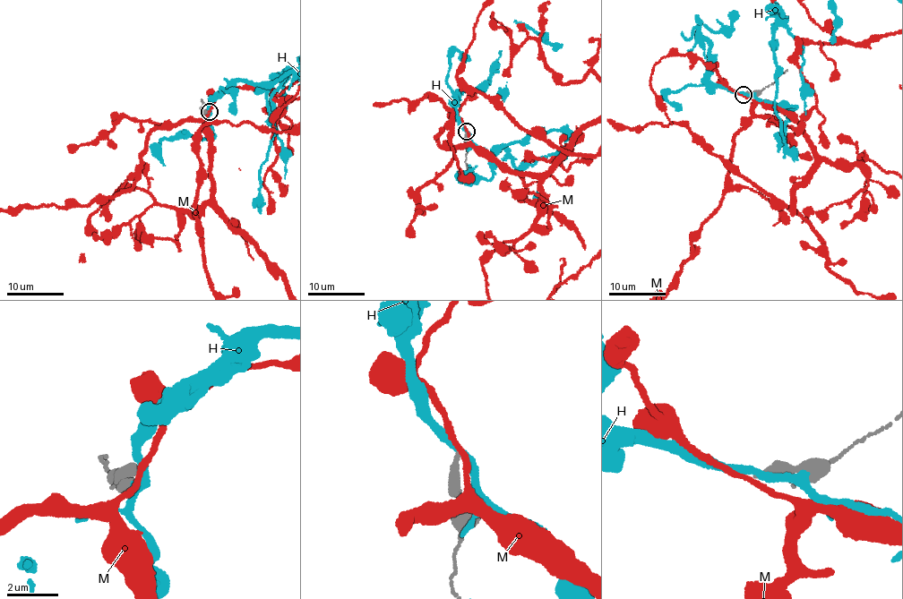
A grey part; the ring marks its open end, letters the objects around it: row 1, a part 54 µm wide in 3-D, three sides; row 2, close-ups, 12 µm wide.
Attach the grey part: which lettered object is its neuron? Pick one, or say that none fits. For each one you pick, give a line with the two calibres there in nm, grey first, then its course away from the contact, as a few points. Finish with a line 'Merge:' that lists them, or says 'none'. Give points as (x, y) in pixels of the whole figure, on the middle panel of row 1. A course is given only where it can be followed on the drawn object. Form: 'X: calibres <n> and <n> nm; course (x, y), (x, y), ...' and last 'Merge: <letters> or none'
Merge: none

